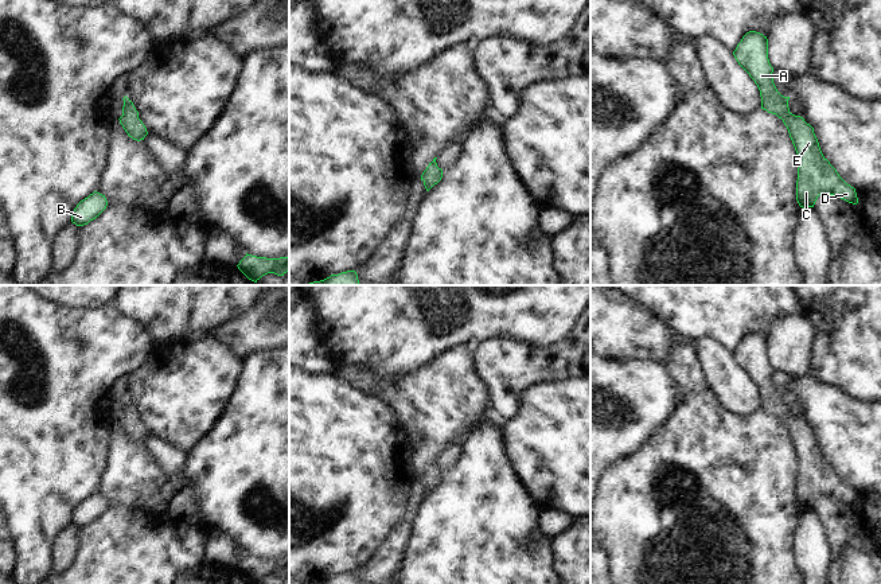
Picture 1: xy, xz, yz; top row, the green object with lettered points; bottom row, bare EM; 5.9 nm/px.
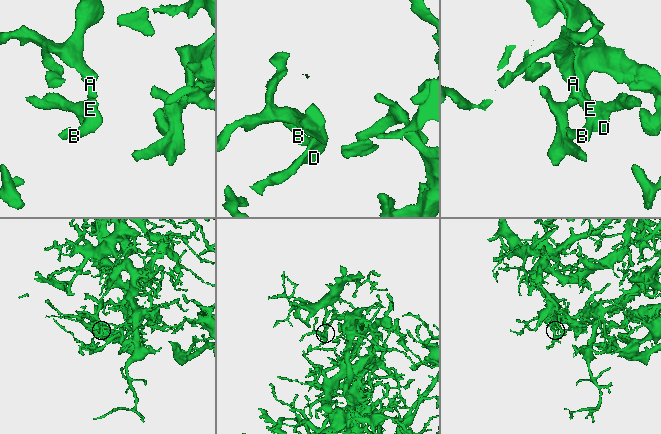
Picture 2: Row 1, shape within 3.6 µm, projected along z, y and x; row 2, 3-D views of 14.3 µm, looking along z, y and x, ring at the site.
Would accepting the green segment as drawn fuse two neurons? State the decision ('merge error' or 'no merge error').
no merge error

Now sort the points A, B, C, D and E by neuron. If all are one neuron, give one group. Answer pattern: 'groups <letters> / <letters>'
groups A B C D E

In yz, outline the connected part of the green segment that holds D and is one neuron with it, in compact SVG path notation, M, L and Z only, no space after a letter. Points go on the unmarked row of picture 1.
M746 334L733 357L760 392L761 410L783 421L798 455L796 502L800 509L814 509L819 497L834 497L857 506L855 490L847 486L823 458L814 429L790 413L790 398L781 397L772 379L768 340L760 334Z

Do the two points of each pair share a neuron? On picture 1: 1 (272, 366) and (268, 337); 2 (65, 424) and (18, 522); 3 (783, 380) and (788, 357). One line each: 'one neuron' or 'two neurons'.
1: two neurons
2: one neuron
3: two neurons

